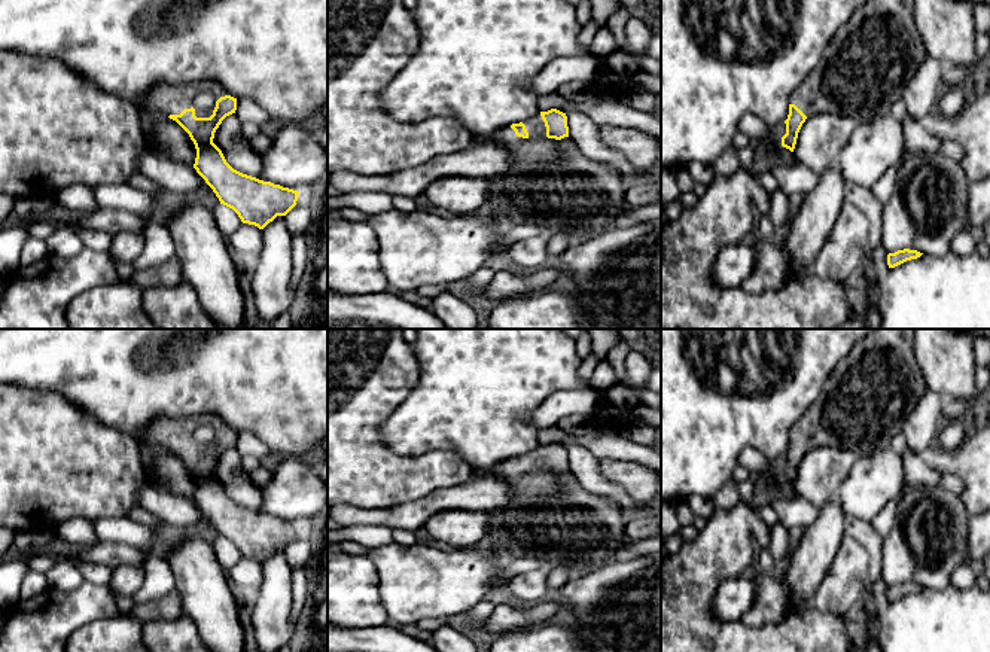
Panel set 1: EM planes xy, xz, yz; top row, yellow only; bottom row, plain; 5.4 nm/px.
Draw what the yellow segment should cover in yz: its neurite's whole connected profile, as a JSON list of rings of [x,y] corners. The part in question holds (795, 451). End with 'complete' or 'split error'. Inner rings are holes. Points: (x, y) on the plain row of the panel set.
[[[874,329],[834,368],[820,396],[792,426],[782,479],[793,485],[808,450],[835,447],[859,456],[889,448],[926,389],[914,357],[914,329]]]; split error

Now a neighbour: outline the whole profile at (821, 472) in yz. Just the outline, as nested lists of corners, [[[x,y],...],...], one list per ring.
[[[835,447],[808,450],[798,466],[793,482],[796,496],[820,509],[837,497],[856,458],[856,453]]]

